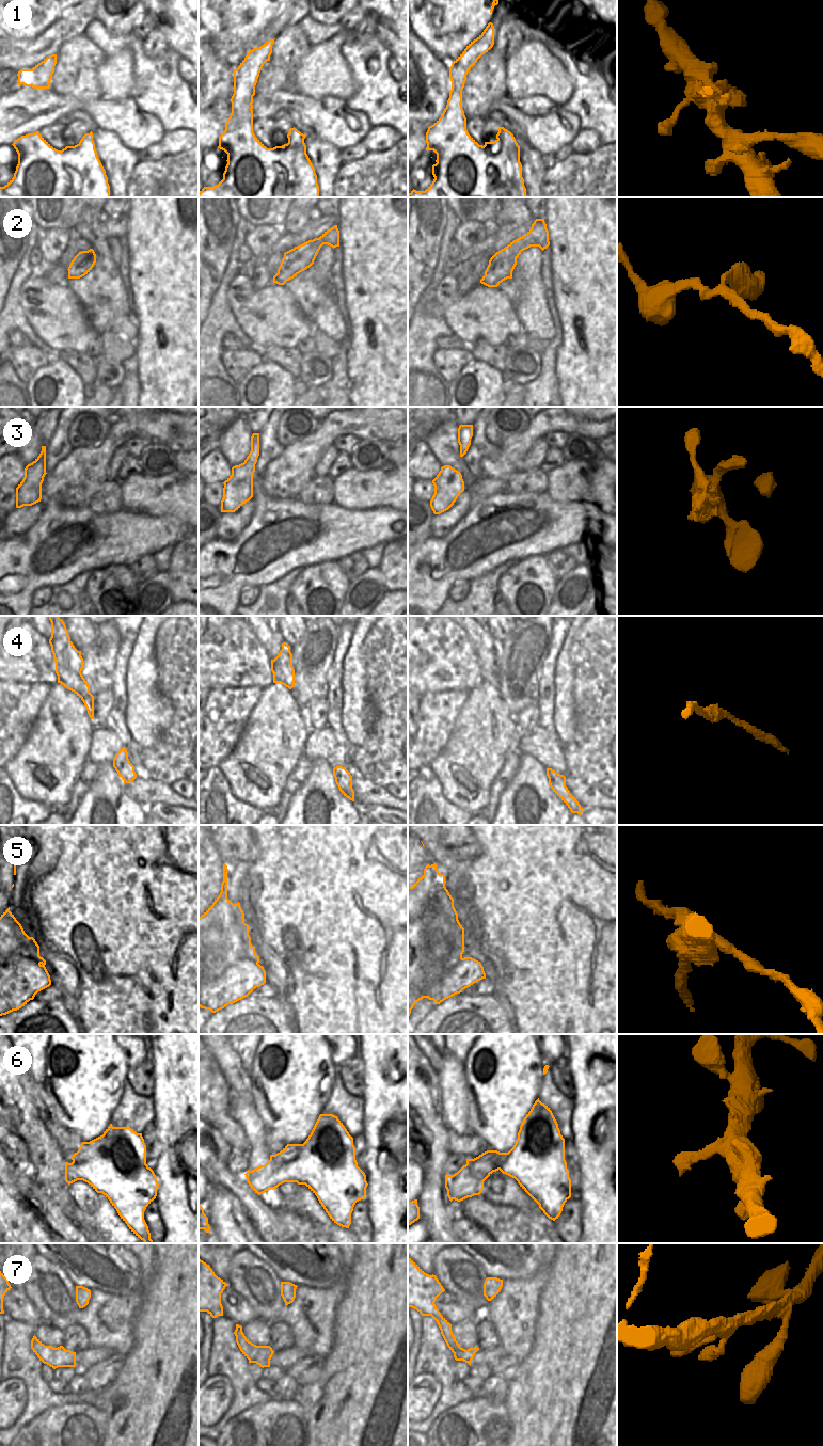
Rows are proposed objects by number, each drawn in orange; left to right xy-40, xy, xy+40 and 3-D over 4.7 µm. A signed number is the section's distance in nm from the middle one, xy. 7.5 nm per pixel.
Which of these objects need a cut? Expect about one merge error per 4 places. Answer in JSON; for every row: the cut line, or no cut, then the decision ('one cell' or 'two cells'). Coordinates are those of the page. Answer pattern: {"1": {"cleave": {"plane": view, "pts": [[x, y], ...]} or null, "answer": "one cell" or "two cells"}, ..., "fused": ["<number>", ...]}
{"1": {"cleave": {"plane": "xy", "pts": [[232, 109], [240, 109], [252, 116]]}, "answer": "two cells"}, "2": {"cleave": null, "answer": "one cell"}, "3": {"cleave": null, "answer": "one cell"}, "4": {"cleave": null, "answer": "one cell"}, "5": {"cleave": {"plane": "xy", "pts": [[199, 950], [215, 950], [220, 963], [257, 963]]}, "answer": "two cells"}, "6": {"cleave": null, "answer": "one cell"}, "7": {"cleave": null, "answer": "one cell"}, "fused": ["1", "5"]}

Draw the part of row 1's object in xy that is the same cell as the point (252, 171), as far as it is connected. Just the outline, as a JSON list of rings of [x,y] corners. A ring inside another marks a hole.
[[[232,110],[218,148],[227,154],[223,179],[213,187],[204,187],[199,197],[319,197],[315,169],[306,154],[305,134],[295,127],[287,134],[288,143],[267,148],[253,132],[253,116]]]

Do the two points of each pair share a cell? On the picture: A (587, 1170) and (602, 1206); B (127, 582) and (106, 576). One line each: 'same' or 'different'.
A: same
B: same

